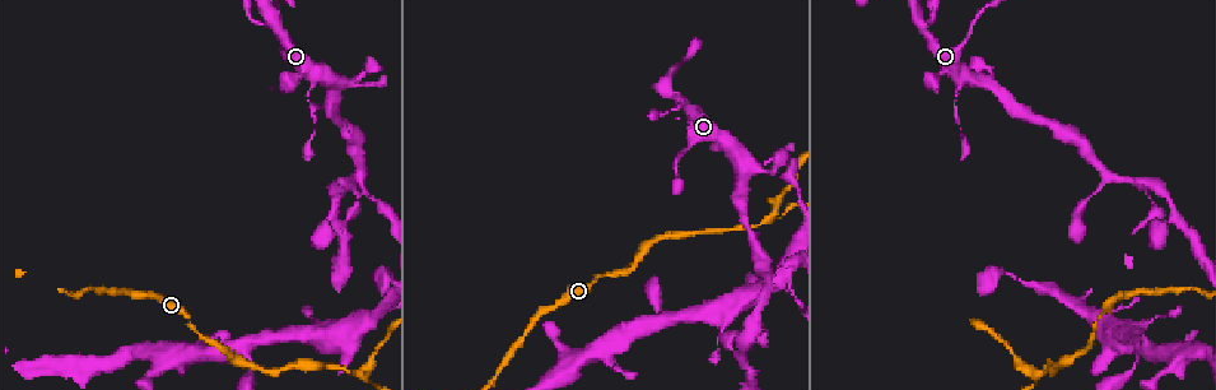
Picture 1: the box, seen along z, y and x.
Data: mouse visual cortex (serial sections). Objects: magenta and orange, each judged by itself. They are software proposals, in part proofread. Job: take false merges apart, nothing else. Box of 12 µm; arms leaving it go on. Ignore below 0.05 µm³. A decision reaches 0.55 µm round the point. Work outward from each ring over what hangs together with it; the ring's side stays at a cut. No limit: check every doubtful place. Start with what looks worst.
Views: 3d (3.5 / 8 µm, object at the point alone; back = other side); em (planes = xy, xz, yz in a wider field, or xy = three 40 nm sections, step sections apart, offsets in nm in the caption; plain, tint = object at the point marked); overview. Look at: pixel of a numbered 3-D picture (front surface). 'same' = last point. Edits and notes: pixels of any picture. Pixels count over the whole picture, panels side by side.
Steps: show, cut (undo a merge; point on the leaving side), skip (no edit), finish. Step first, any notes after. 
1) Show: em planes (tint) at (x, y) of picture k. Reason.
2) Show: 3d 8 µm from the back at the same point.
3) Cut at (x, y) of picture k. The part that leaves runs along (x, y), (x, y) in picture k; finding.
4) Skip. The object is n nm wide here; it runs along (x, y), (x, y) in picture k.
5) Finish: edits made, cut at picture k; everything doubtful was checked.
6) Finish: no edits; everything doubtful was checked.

Show: 3d 3.5 µm from the back at (359, 179) of picture 1. A fork.

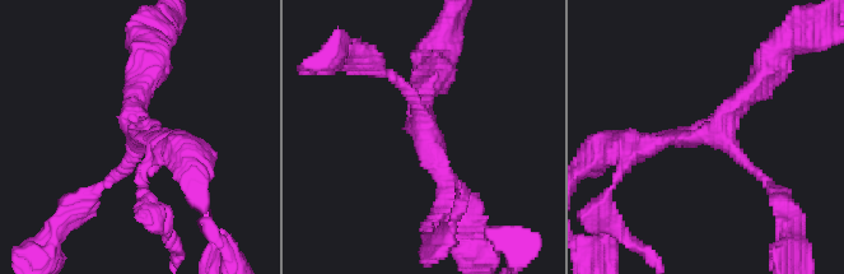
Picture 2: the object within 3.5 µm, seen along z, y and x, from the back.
Show: em planes (tint) at (717, 131) of picture 2. 3 arms meet here; the arms are 100, 200, 300 nm wide; now the EM.

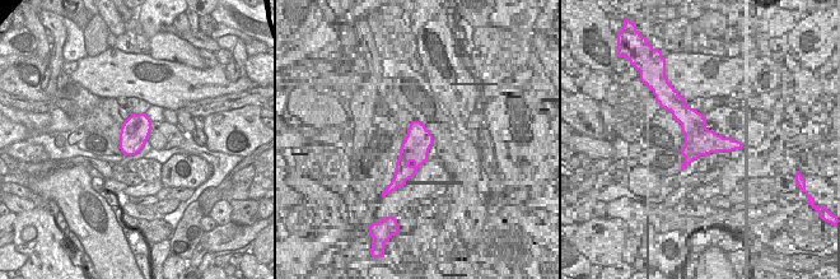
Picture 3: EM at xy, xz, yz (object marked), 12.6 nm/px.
Skip. It runs along (770, 65), (718, 131), (643, 148) in picture 2; all the same cell.

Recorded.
Show: 3d 3.5 µm at (1033, 376) of picture 1. Narrows sharply.

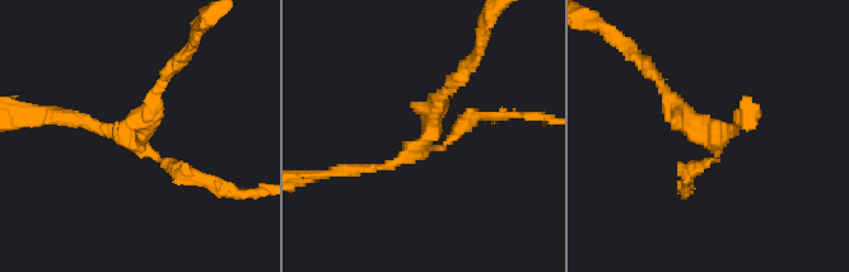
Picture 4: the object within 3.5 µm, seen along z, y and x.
Show: em xy step 3 (tint) at (418, 148) of picture 4. 3 arms meet here; the arms are 150, 150, 250 nm wide.

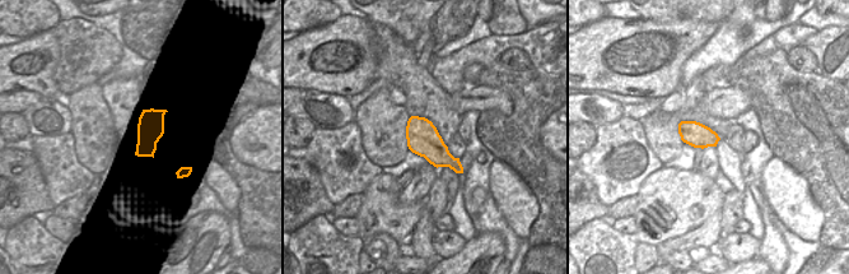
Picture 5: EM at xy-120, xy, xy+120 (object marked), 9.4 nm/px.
Show: em xy step 5 (tint) at the same point. Another direction.

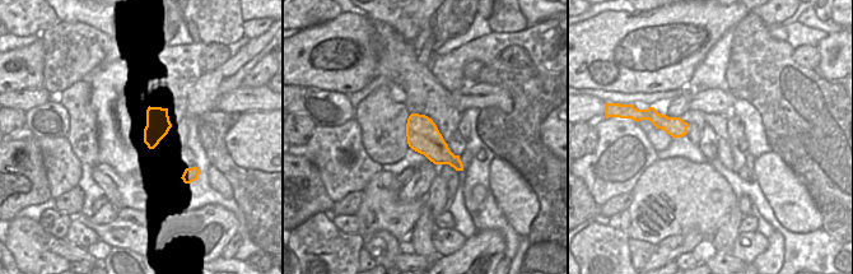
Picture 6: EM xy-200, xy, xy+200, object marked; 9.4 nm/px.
Skip. It runs along (345, 172), (413, 153), (443, 94) in picture 4; all the same cell.

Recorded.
Show: 3d 3.5 µm at (273, 28) of picture 1. Side arm on a straight run.

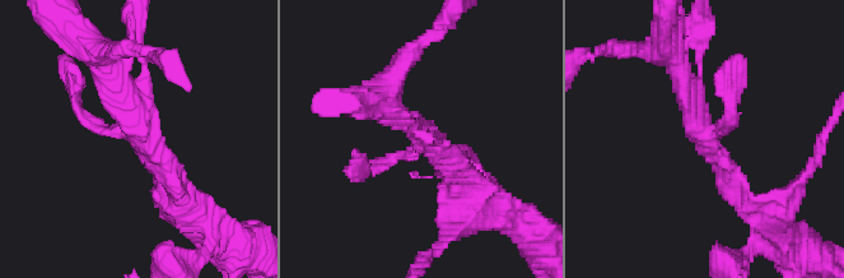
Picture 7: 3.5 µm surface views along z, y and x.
Show: em xy step 2 (tint) at (141, 137) of picture 7. 3 arms meet here; the arms are 150, 250, 300 nm wide; now the EM.

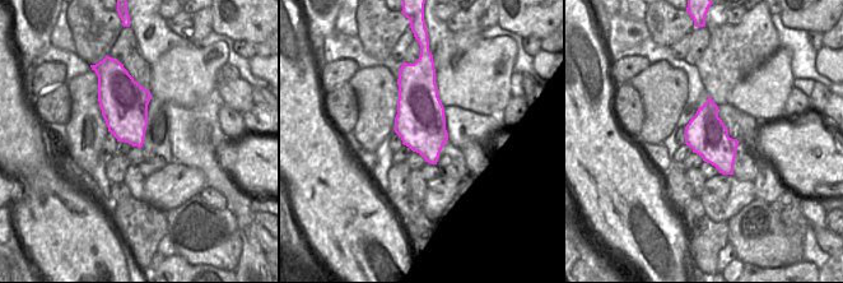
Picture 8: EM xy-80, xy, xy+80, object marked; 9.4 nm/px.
Skip. One cell here.

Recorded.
Finish: no edits; everything doubtful was checked.

